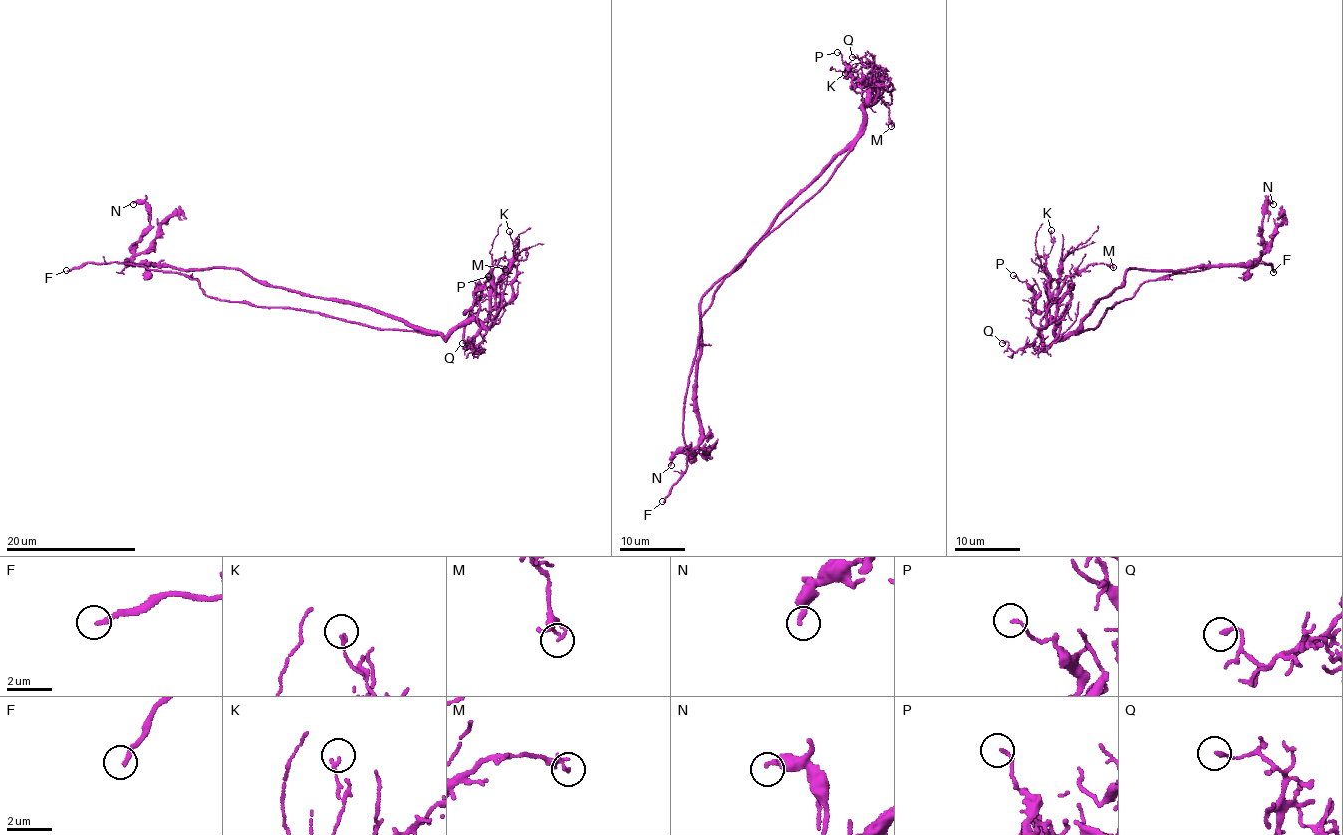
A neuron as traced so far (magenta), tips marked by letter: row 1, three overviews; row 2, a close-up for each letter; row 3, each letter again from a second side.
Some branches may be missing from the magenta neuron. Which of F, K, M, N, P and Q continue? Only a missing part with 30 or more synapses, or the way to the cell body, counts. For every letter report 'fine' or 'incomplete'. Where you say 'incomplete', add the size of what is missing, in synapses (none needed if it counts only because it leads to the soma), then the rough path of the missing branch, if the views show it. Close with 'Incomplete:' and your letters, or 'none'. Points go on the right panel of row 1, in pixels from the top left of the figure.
F: incomplete | (1273, 272), (1284, 285), (1297, 278)
K: fine
M: fine
N: fine
P: fine
Q: fine
Incomplete: F

